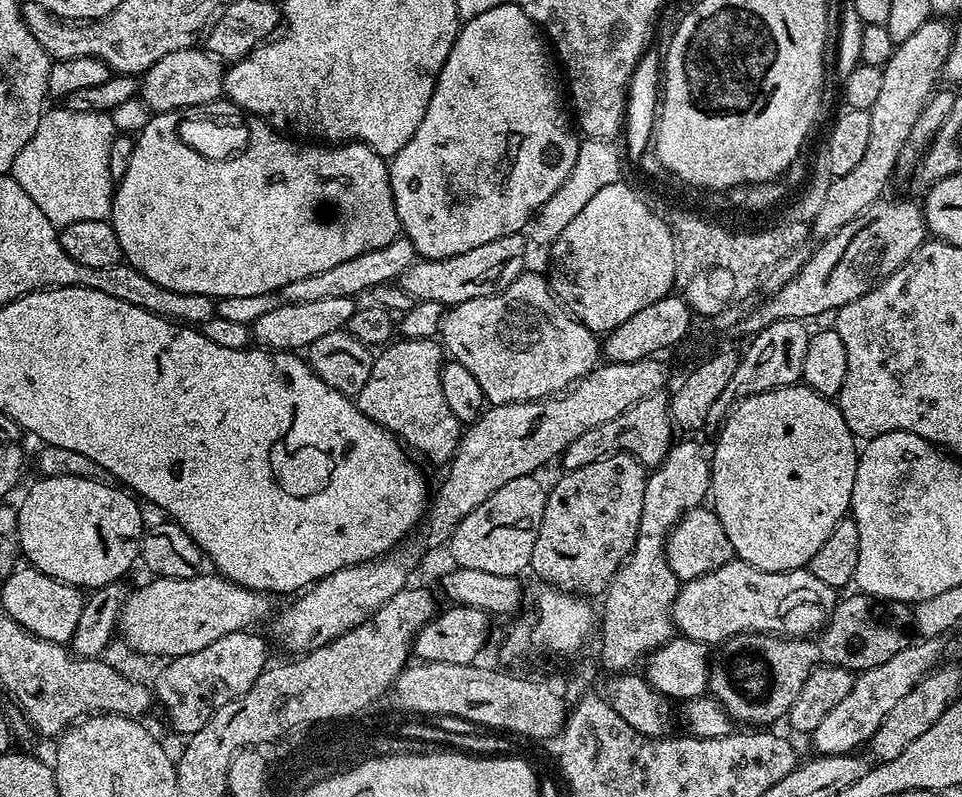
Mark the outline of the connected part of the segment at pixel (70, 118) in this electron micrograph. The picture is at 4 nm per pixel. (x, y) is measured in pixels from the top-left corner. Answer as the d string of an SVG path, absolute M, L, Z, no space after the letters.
M49 107L40 115L34 138L18 150L10 175L57 229L70 222L111 217L114 181L110 174L110 146L118 134L112 119L106 112Z

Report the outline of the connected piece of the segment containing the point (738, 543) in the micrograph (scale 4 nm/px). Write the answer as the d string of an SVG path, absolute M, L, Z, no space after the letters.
M803 382L766 390L737 402L720 425L718 435L720 437L716 440L716 449L710 452L710 504L716 517L722 522L722 530L726 530L726 538L730 538L733 553L750 566L767 572L789 572L795 568L807 568L810 558L818 554L818 546L822 546L822 542L830 538L830 530L834 530L834 526L838 526L838 522L849 515L852 506L858 444L846 426L846 418L842 418L839 403L818 394Z

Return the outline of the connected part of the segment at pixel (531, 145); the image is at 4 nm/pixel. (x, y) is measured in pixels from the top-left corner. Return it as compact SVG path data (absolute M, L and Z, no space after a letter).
M509 2L506 6L494 6L494 10L478 14L478 18L463 21L454 46L442 66L440 77L436 79L430 106L422 122L418 122L418 130L414 130L414 138L410 138L410 142L406 142L406 146L402 146L402 150L398 150L398 154L391 157L388 170L400 227L403 235L414 246L417 257L426 260L450 258L454 254L466 254L466 250L474 250L474 246L486 246L486 242L494 242L494 238L523 233L542 202L546 202L546 198L550 198L550 194L554 194L554 190L558 190L558 186L562 186L562 182L570 178L570 170L574 170L574 158L578 158L581 137L566 107L566 92L562 87L561 73L552 72L551 59L553 57L550 55L545 33L520 9L519 3Z

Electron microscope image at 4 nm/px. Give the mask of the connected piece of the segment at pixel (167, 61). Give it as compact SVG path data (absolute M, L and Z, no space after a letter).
M200 46L174 50L174 54L166 54L166 58L158 58L154 66L143 73L138 84L138 96L153 113L179 113L180 108L200 108L203 104L212 104L221 99L225 69L221 61L211 52Z

